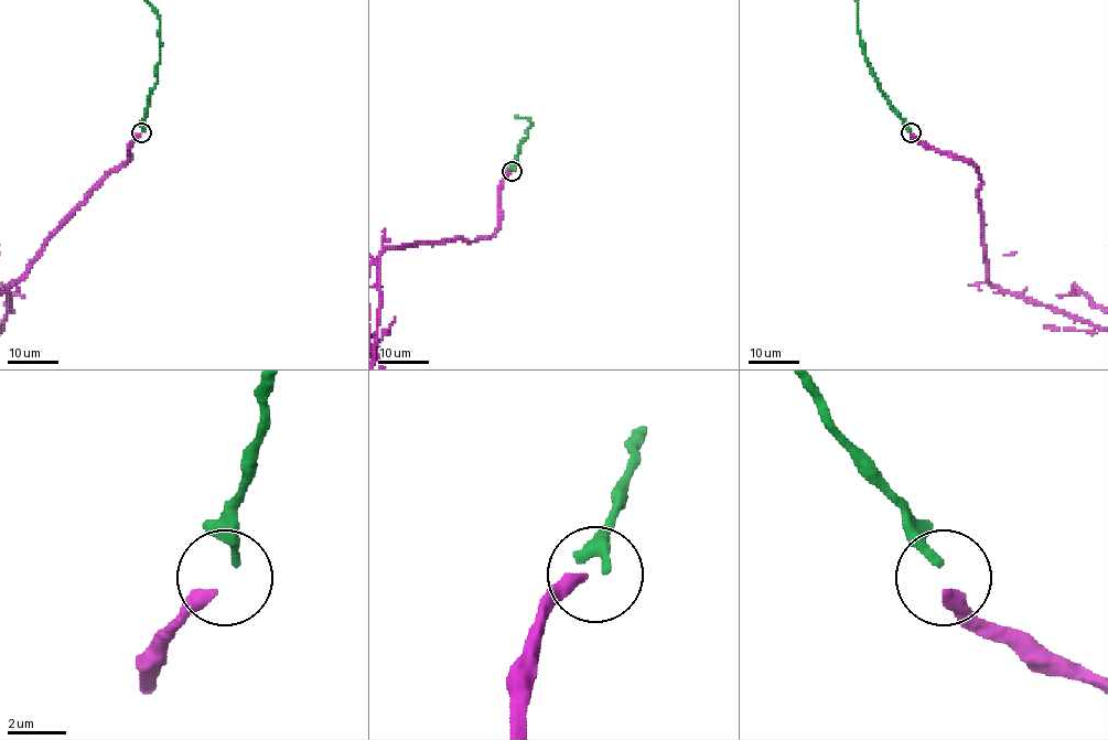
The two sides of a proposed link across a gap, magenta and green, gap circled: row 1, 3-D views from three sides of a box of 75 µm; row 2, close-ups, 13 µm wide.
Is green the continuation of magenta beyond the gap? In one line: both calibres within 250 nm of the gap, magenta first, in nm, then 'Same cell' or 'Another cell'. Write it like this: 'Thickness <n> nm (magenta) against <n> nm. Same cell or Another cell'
Thickness 400 nm (magenta) against 240 nm. Another cell

